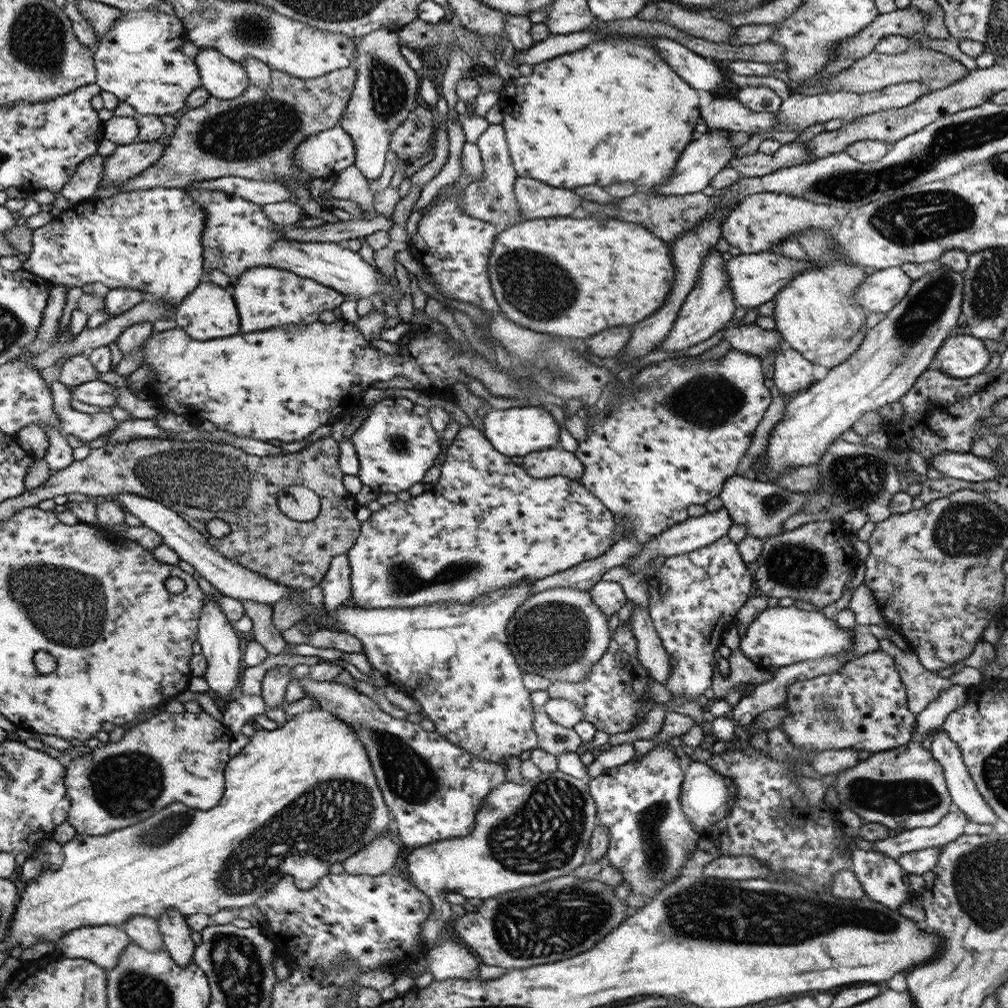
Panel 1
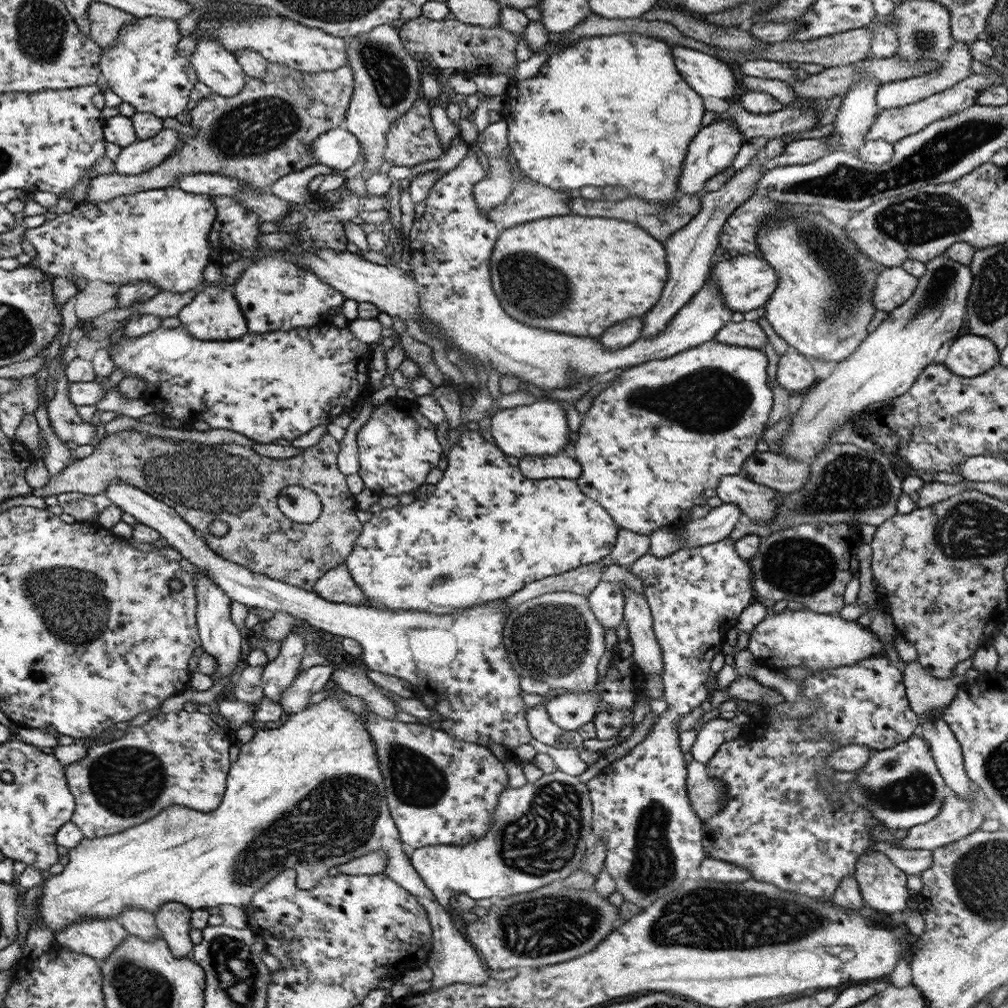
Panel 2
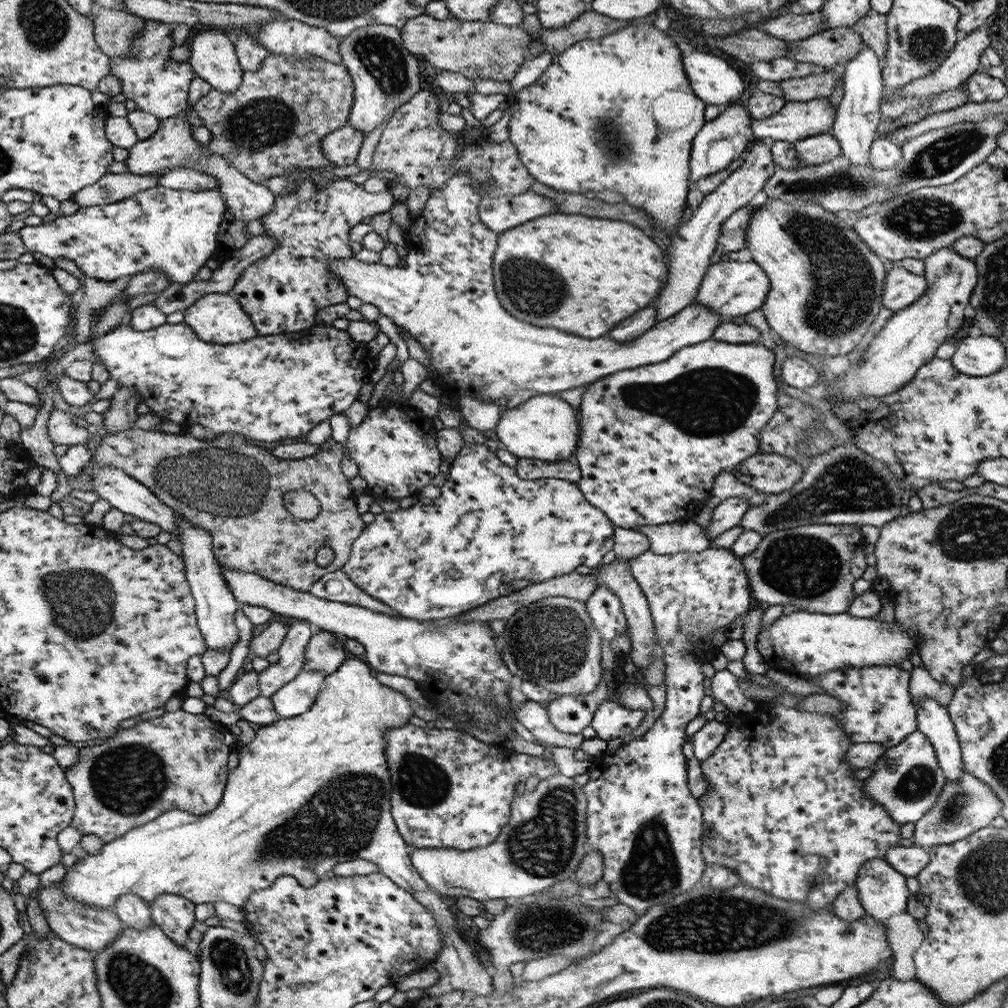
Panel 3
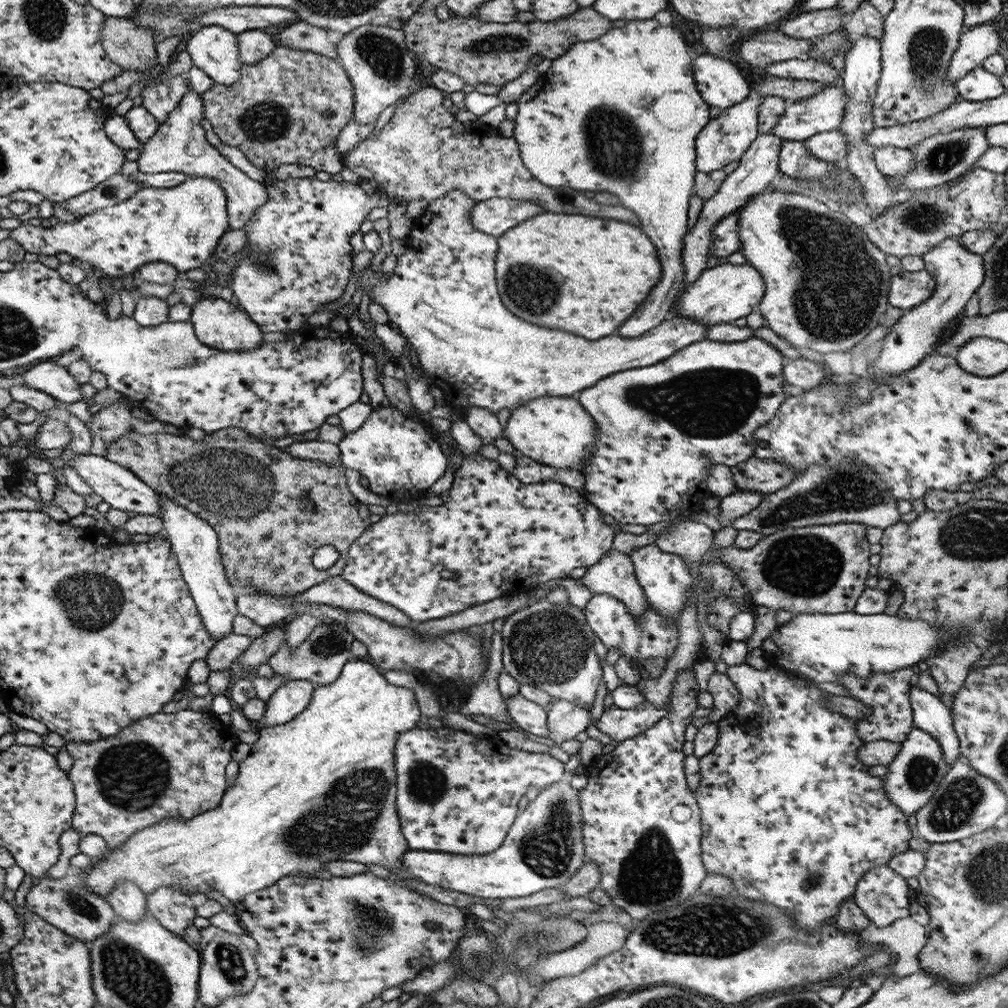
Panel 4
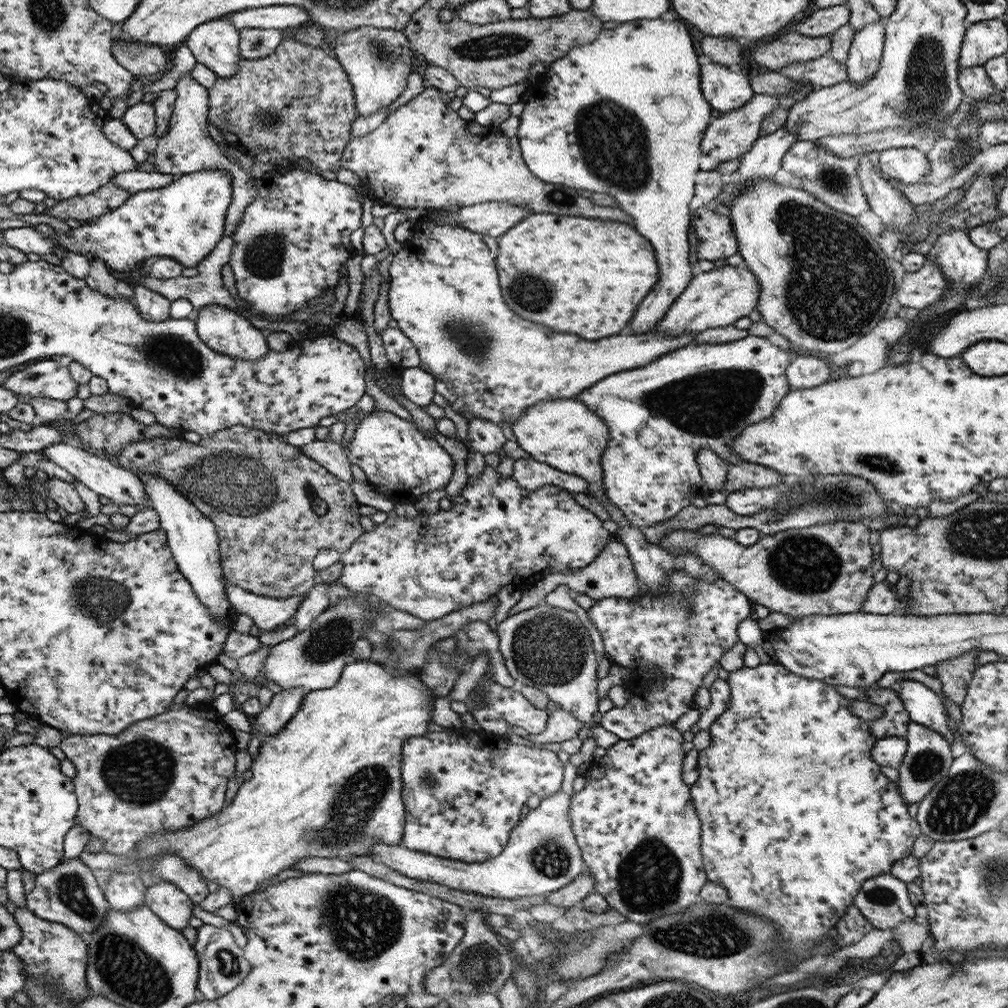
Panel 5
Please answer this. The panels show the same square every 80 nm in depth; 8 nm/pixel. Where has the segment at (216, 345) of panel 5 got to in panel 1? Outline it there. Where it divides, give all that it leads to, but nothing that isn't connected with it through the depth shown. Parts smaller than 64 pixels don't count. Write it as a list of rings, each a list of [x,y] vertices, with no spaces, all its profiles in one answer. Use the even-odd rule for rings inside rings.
[[[206,280],[200,282],[199,287],[176,306],[172,318],[177,322],[178,327],[200,341],[238,335],[241,330],[241,318],[235,297],[224,288]]]

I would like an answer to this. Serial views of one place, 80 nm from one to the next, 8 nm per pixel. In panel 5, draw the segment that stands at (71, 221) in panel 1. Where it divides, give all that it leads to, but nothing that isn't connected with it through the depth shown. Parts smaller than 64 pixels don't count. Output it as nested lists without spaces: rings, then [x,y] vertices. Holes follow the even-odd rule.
[[[222,169],[203,170],[178,176],[178,178],[157,189],[131,194],[119,208],[90,219],[85,224],[72,224],[69,234],[56,234],[54,240],[46,239],[34,228],[8,228],[2,231],[4,245],[26,255],[50,254],[54,248],[76,252],[104,261],[114,271],[130,272],[140,261],[149,262],[161,258],[172,258],[182,268],[196,267],[225,237],[227,212],[233,202],[233,178]]]

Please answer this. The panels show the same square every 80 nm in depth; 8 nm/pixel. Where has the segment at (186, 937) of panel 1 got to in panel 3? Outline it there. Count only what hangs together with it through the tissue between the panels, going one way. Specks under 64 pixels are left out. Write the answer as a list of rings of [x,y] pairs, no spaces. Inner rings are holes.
[[[168,893],[151,903],[151,918],[173,941],[188,946],[188,930],[194,926],[194,903],[186,897]]]

